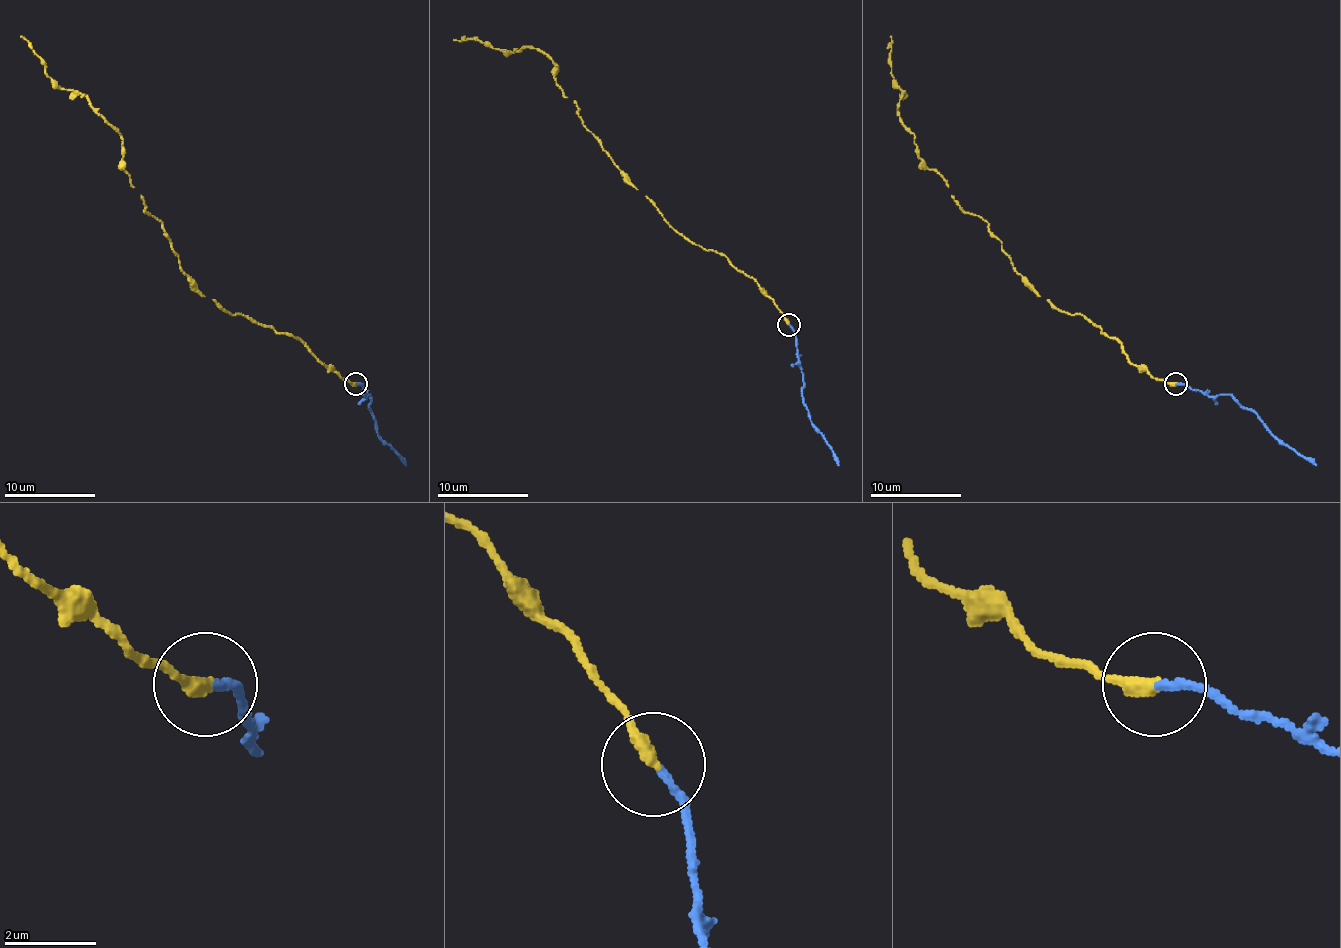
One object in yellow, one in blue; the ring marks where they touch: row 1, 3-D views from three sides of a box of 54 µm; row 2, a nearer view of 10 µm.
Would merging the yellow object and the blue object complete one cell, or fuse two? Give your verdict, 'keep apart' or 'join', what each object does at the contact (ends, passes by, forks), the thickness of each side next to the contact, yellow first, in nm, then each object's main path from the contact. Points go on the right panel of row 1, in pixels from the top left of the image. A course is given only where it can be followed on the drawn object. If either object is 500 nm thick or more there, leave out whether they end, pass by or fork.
join; yellow ends there; blue ends there; 320 nm thick on the yellow side, 170 nm on the other; yellow runs (1176, 384), (1140, 370), (1078, 314), (1058, 311), (1012, 266), (990, 225), (928, 168), (899, 116), (890, 36); blue runs (1176, 384), (1210, 395), (1230, 395), (1251, 409), (1276, 436), (1317, 466)

